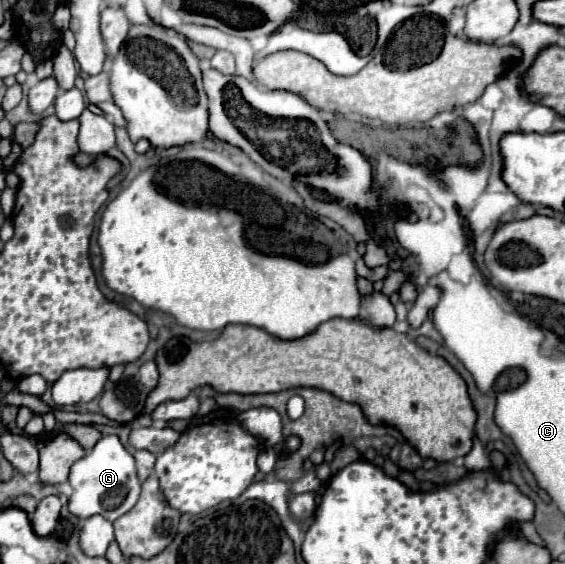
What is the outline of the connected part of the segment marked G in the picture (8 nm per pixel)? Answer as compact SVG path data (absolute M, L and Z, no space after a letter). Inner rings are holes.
M116 435L102 437L82 459L78 459L70 469L68 483L74 489L68 509L72 515L82 519L102 515L108 521L116 521L120 515L128 513L140 497L140 481L136 477L134 457Z

